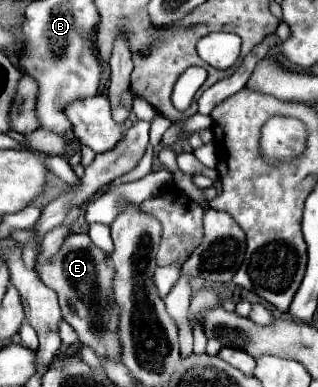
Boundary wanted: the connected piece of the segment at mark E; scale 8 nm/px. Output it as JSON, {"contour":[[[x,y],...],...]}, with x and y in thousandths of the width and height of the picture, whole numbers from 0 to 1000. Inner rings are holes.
{"contour":[[[217,607],[186,654],[142,685],[123,690],[129,726],[160,742],[198,804],[198,824],[236,850],[248,886],[286,897],[311,928],[381,933],[381,881],[368,871],[381,798],[355,767],[355,690],[343,664],[318,654],[280,618],[280,607]]]}

